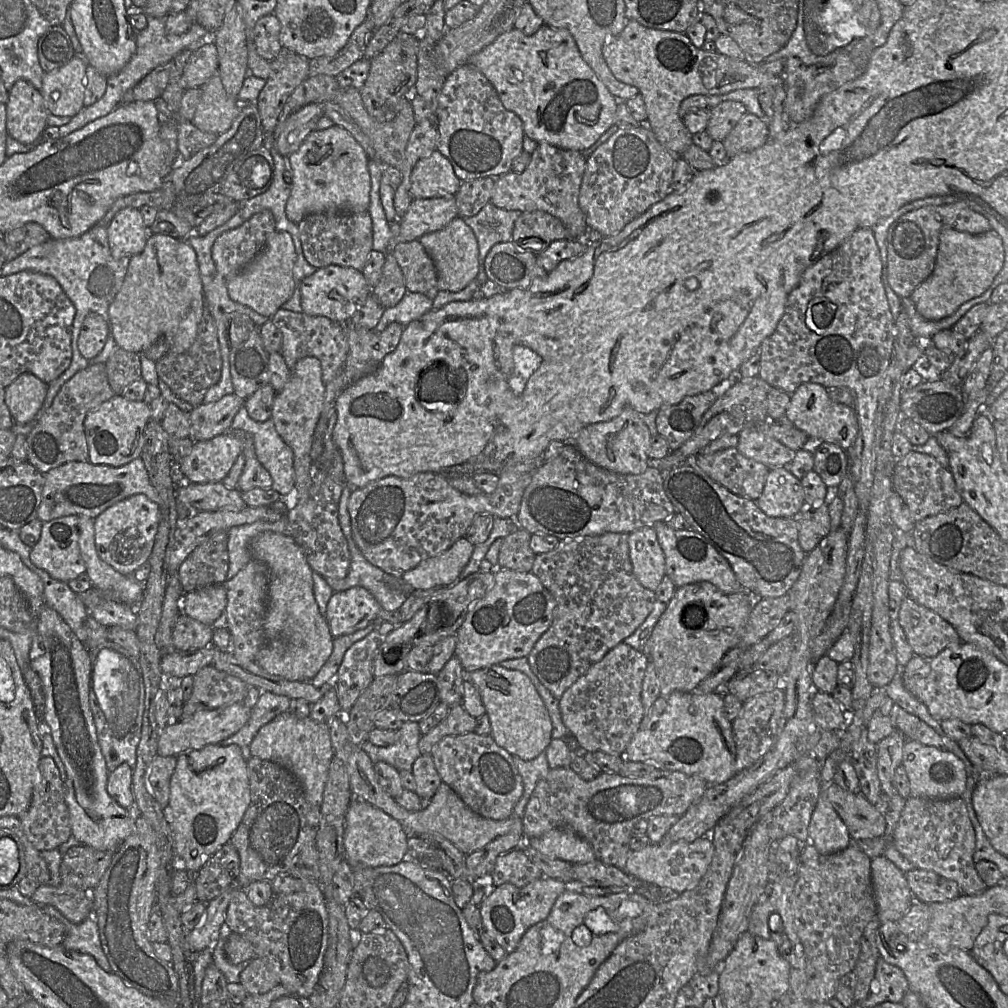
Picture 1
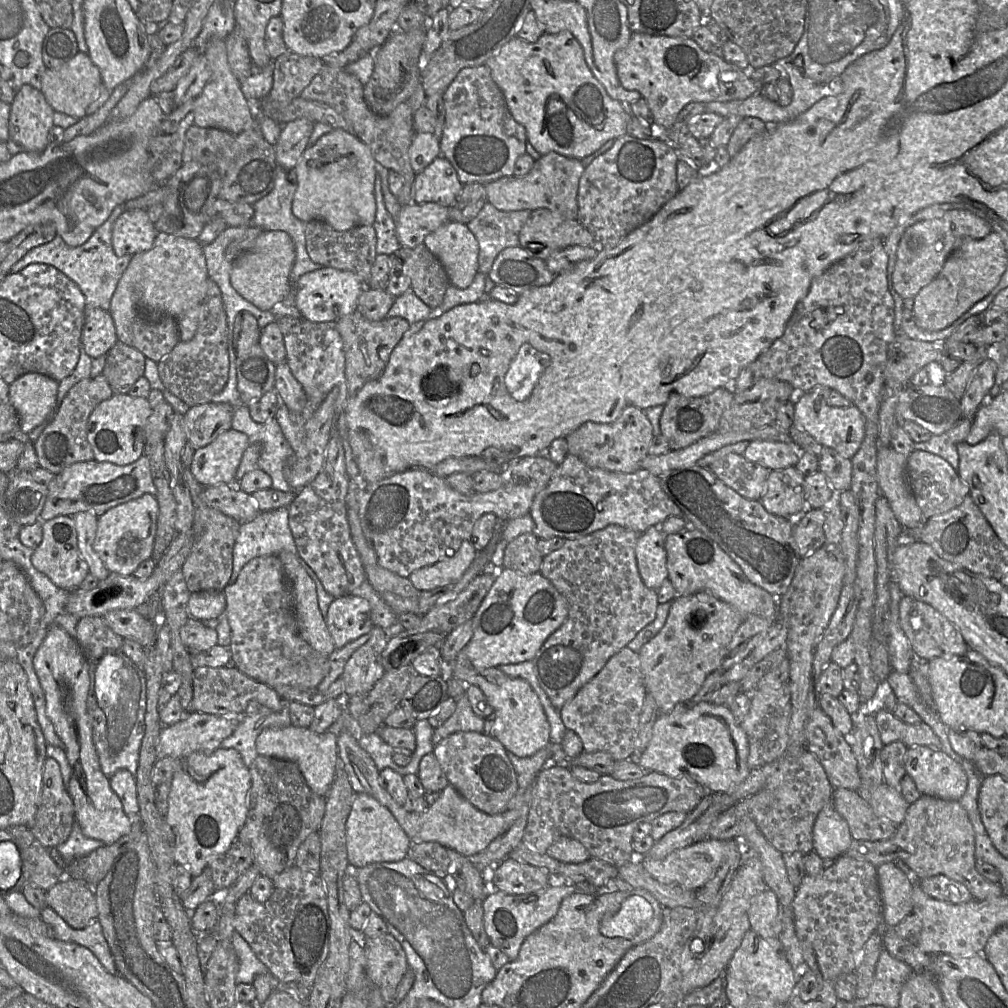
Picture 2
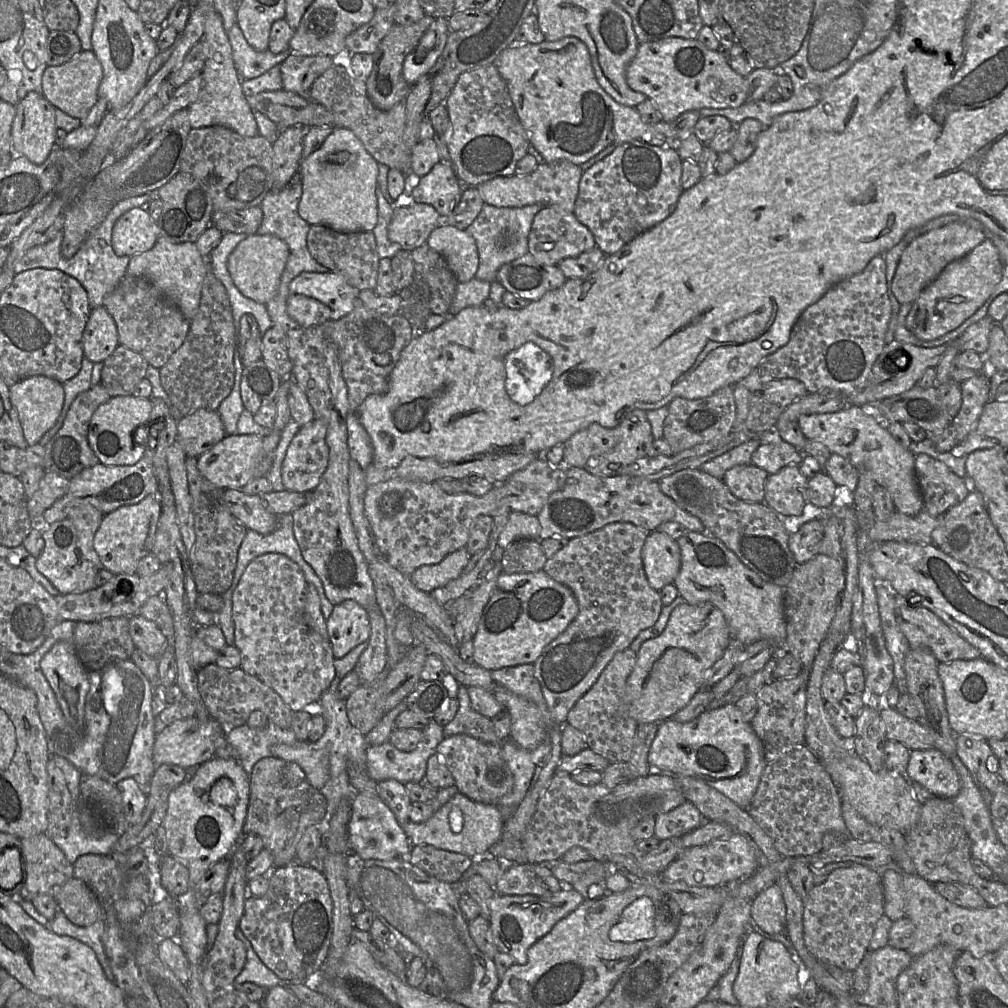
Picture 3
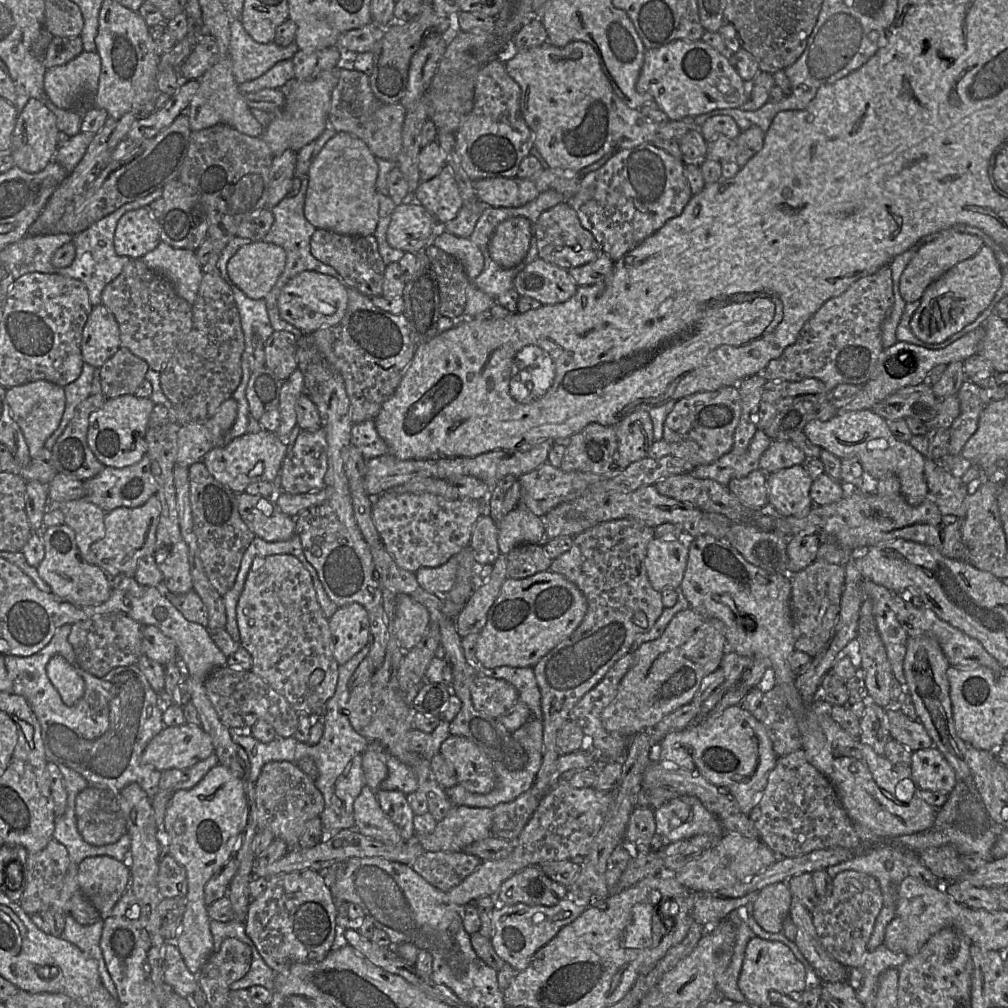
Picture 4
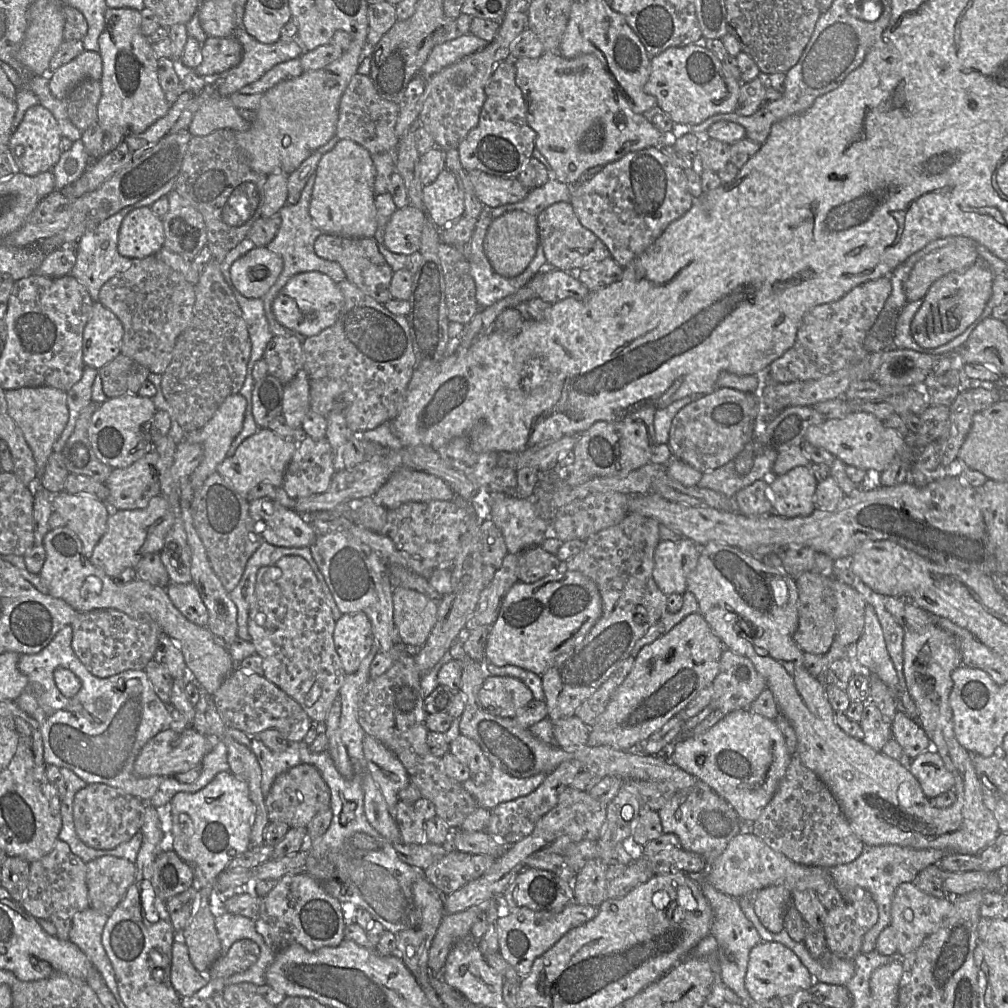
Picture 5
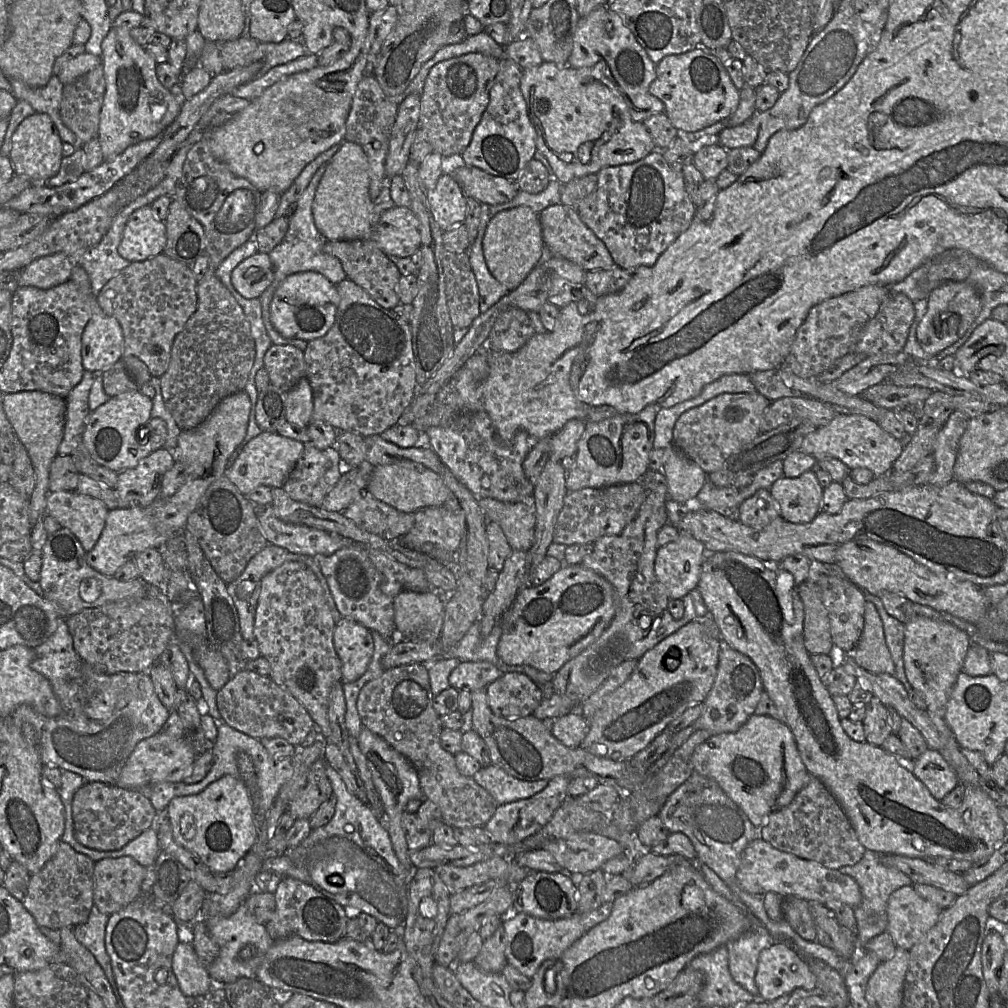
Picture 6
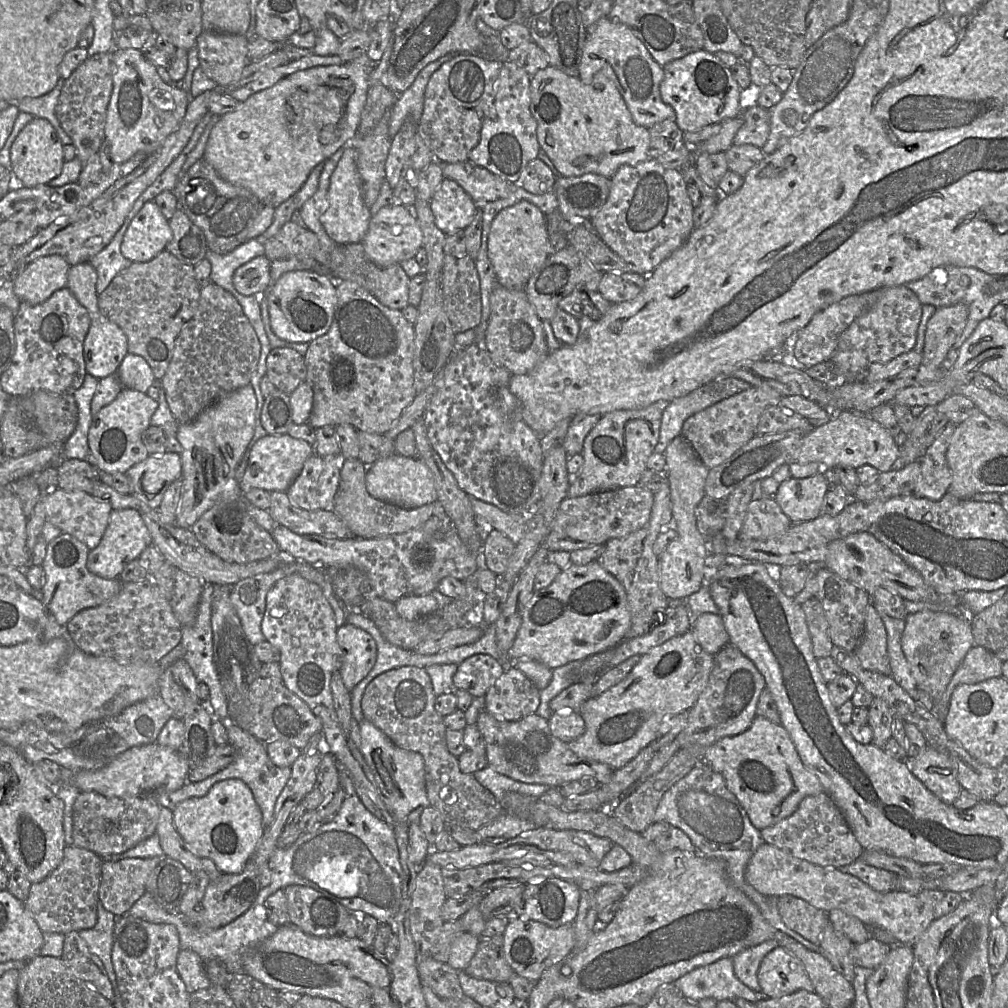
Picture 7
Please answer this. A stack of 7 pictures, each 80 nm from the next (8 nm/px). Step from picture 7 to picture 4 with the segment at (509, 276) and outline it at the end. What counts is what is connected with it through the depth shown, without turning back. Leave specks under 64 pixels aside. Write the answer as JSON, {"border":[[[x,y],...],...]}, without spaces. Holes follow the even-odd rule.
{"border":[[[525,217],[502,221],[492,234],[488,250],[502,268],[513,268],[526,257],[533,236],[533,224]]]}

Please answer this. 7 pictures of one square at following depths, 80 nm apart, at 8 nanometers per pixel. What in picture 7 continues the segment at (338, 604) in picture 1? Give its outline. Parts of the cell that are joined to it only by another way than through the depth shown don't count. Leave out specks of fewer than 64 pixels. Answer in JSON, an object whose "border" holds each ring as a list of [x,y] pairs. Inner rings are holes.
{"border":[[[349,623],[338,627],[336,641],[340,648],[341,679],[350,692],[373,668],[376,643],[368,632]]]}

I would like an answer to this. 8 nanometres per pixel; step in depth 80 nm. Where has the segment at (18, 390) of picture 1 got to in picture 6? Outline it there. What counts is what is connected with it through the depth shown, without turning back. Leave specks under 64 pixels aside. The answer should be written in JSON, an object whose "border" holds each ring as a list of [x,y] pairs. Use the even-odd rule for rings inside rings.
{"border":[[[33,390],[33,391],[21,391],[16,393],[6,393],[3,399],[5,414],[13,426],[18,438],[25,446],[28,455],[32,461],[34,467],[36,483],[35,489],[29,500],[29,518],[31,522],[31,528],[33,524],[41,518],[47,515],[46,500],[50,494],[49,490],[49,473],[50,466],[53,459],[58,455],[58,447],[62,441],[64,434],[64,427],[66,422],[66,399],[51,393]]]}

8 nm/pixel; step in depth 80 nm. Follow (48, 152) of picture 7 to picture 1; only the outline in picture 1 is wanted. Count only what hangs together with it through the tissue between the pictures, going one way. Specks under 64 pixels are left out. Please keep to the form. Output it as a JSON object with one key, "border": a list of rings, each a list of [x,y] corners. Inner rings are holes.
{"border":[[[19,79],[14,83],[9,91],[9,99],[6,103],[6,126],[9,135],[23,144],[39,143],[37,140],[41,138],[45,128],[48,126],[47,116],[49,113],[40,91],[38,91],[31,83],[23,79]]]}

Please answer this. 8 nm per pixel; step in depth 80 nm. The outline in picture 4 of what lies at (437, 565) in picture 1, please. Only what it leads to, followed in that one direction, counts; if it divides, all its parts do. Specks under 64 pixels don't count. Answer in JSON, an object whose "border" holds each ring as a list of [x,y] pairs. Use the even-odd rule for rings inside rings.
{"border":[[[454,555],[440,566],[420,568],[415,572],[415,576],[420,586],[427,592],[444,596],[455,582],[457,569],[458,557]]]}

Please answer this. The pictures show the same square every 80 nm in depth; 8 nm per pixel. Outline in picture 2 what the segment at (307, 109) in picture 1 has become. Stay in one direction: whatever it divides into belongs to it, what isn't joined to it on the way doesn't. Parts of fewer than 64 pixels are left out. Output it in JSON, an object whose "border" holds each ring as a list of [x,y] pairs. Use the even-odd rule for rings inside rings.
{"border":[[[300,118],[284,124],[275,145],[276,162],[287,172],[293,170],[300,157],[309,146],[314,123]]]}

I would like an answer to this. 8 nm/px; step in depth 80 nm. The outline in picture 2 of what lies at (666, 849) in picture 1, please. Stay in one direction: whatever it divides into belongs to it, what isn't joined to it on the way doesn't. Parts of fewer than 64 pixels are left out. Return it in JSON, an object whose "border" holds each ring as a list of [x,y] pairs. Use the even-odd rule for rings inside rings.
{"border":[[[706,838],[690,846],[676,849],[663,859],[653,859],[645,855],[641,864],[661,883],[679,884],[686,889],[696,890],[706,884],[721,865],[730,865],[730,868],[735,868],[737,871],[741,864],[741,853],[735,838],[730,840]]]}

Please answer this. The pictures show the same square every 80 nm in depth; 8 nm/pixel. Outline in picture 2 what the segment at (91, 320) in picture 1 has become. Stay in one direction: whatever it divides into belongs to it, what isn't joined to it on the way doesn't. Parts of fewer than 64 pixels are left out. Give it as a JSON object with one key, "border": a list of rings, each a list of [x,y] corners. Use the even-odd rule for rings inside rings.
{"border":[[[95,308],[85,319],[81,345],[86,354],[93,358],[106,355],[117,343],[115,324],[109,311]]]}

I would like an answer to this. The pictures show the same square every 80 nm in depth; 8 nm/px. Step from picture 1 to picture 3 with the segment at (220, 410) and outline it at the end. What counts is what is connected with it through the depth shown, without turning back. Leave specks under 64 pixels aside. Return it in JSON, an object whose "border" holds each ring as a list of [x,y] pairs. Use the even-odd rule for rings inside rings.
{"border":[[[200,408],[177,423],[177,440],[186,456],[198,457],[225,436],[222,419],[216,410]]]}

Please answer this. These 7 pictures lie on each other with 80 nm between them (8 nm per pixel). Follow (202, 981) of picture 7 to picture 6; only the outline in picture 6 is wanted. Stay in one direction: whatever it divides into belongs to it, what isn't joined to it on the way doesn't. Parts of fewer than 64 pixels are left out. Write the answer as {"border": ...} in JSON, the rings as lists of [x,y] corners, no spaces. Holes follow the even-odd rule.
{"border":[[[190,942],[178,943],[173,954],[172,969],[181,992],[187,998],[203,995],[213,987],[208,968],[200,962]]]}

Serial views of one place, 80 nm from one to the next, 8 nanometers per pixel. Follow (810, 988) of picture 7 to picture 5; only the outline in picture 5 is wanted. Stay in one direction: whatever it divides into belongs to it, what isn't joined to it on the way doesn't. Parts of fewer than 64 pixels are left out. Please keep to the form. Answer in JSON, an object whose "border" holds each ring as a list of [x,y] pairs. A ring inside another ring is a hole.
{"border":[[[762,941],[749,953],[745,988],[749,992],[752,1002],[768,1001],[799,990],[807,990],[815,982],[813,976],[794,952],[779,942]]]}

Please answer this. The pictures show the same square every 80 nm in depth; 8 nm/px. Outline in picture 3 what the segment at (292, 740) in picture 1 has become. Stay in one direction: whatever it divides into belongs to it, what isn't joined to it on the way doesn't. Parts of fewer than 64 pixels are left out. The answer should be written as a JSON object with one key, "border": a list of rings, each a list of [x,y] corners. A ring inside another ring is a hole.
{"border":[[[298,741],[294,745],[276,744],[271,747],[271,756],[298,764],[309,783],[320,791],[330,777],[329,753],[325,749],[314,749],[309,741]]]}

